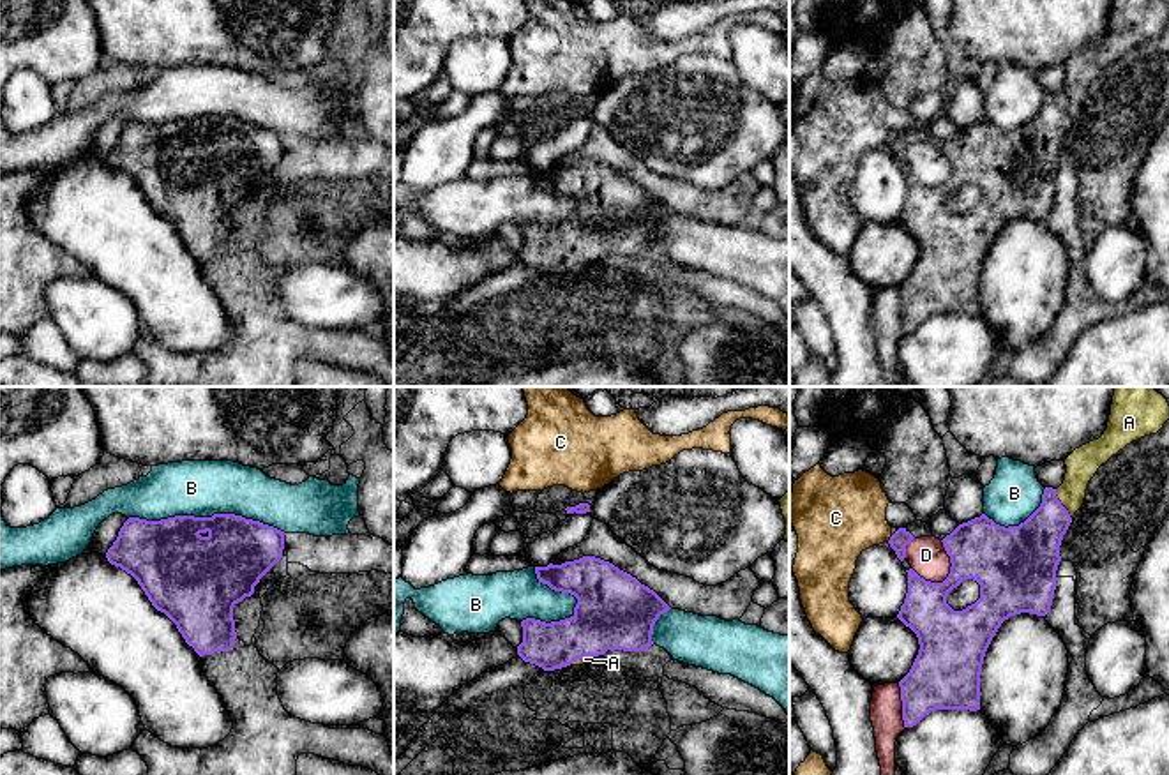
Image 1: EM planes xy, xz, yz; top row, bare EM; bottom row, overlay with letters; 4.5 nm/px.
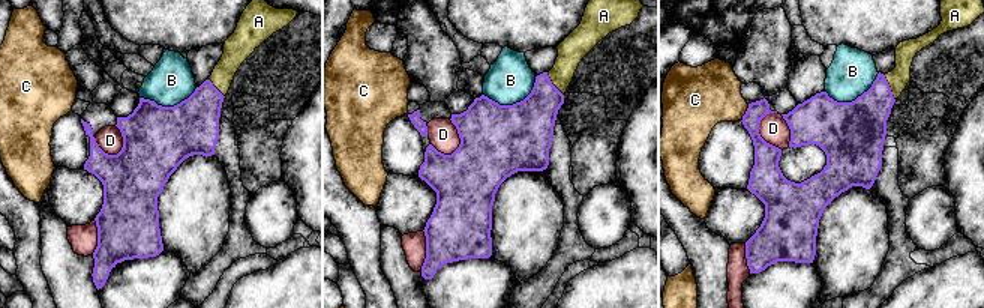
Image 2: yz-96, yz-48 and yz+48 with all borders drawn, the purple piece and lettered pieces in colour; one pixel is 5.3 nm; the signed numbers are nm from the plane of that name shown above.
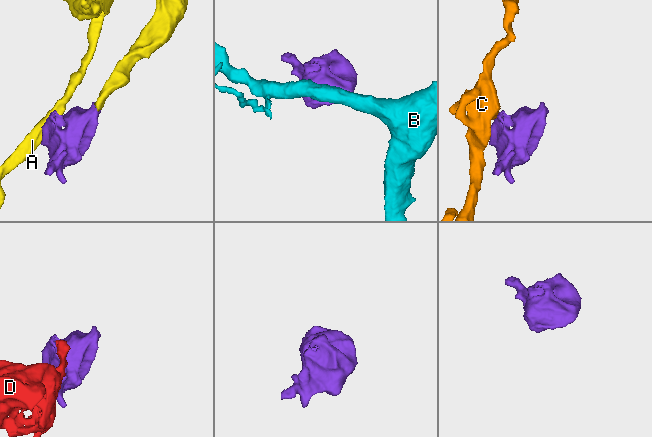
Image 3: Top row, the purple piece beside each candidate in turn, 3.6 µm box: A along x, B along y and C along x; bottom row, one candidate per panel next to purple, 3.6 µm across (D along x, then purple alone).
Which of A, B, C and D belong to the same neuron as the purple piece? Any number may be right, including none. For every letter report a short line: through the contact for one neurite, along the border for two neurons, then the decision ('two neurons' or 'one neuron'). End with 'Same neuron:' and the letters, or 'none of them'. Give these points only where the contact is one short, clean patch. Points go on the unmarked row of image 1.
A: line yz (1032, 154), (1060, 108), (1072, 96), (1083, 67); one neuron
B: two neurons
C: line yz (892, 140), (887, 145); two neurons
D: two neurons
Same neuron: A

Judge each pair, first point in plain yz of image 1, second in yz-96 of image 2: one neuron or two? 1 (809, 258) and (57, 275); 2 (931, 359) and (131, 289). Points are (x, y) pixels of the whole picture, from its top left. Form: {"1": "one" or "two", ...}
{"1": "two", "2": "one"}

